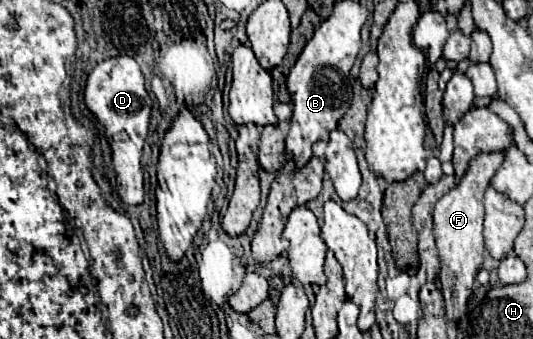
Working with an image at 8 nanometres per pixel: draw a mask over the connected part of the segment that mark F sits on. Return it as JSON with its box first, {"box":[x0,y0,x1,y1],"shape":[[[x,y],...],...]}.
{"box":[433,153,503,323],"shape":[[[481,153],[471,163],[455,189],[443,195],[433,211],[433,235],[437,241],[441,269],[439,281],[447,305],[447,319],[457,323],[467,309],[467,301],[475,289],[475,277],[483,263],[483,193],[491,177],[503,161],[503,153]]]}

